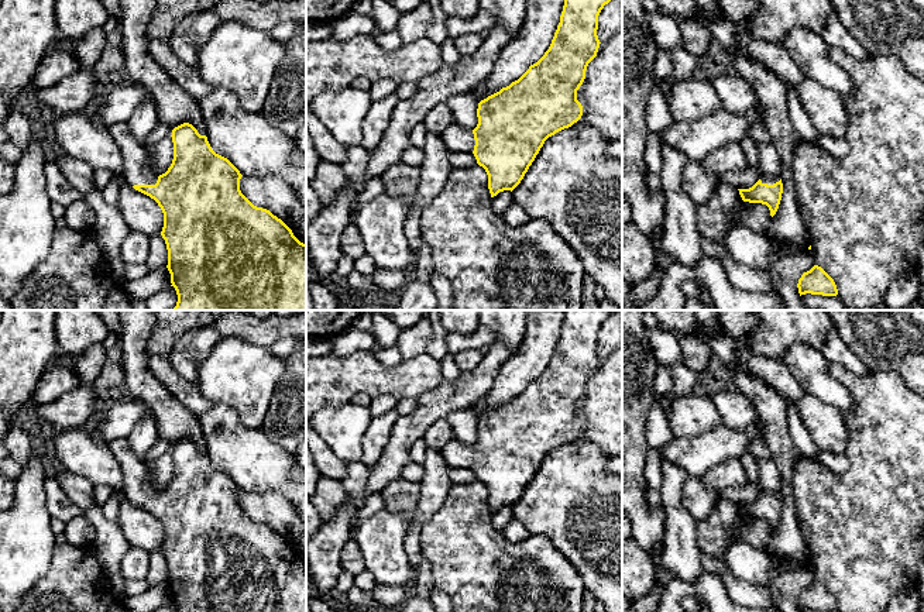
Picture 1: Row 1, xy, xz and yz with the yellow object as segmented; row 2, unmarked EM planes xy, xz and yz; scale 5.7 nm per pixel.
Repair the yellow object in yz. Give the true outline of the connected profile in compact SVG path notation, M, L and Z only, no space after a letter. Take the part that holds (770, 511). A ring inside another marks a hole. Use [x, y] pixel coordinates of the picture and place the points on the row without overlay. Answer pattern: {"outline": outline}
{"outline": "M760 489L752 503L738 506L743 518L766 520L773 533L782 516L783 499L780 492Z"}

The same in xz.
{"outline": "M564 310L560 338L545 371L515 398L478 419L474 446L450 440L442 450L449 468L473 470L488 491L491 513L513 506L535 477L545 457L571 443L583 432L577 406L588 379L597 372L598 331L605 320L622 310Z"}

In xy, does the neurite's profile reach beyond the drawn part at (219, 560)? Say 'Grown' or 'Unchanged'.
Grown

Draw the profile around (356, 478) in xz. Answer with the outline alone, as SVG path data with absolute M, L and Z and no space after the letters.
M363 461L346 463L346 474L341 481L348 496L360 503L367 501L365 488L368 484L370 468Z

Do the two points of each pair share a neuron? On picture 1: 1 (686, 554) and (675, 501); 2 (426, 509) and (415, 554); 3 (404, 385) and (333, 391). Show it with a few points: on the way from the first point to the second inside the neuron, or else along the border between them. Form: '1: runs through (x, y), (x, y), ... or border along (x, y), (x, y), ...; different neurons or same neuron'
1: runs through (680, 542), (680, 525), (676, 513); same neuron
2: runs through (419, 521), (414, 530), (414, 543); same neuron
3: runs through (387, 382), (350, 382); same neuron

